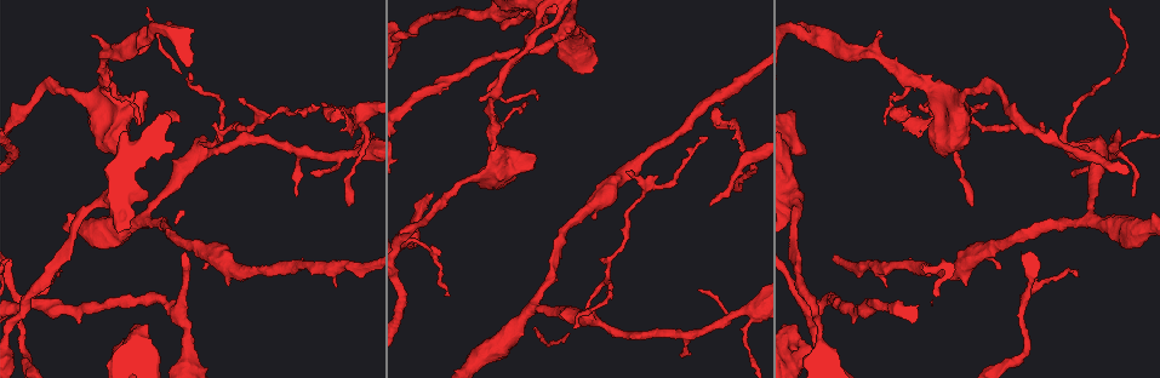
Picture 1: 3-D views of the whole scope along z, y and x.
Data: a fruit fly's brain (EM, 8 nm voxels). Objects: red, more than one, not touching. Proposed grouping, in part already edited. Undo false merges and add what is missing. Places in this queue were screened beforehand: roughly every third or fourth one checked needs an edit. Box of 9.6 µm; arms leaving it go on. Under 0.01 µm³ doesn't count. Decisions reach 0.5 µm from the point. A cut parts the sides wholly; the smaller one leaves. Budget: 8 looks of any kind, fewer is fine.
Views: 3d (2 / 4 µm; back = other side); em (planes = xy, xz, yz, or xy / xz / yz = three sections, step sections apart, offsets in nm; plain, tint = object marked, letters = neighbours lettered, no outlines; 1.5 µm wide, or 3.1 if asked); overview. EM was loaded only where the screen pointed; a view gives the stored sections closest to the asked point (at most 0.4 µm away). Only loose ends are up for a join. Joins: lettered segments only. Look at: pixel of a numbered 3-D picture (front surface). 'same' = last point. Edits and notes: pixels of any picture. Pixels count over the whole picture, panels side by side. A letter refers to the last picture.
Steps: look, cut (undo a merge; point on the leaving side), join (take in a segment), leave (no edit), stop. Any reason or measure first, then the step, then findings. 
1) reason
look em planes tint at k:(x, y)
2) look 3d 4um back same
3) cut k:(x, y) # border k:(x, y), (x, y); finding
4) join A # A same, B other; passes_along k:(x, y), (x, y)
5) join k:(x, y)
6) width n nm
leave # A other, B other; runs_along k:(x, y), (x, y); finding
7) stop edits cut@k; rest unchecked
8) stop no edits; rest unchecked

thick end
look em planes letters at 1:(544, 24)

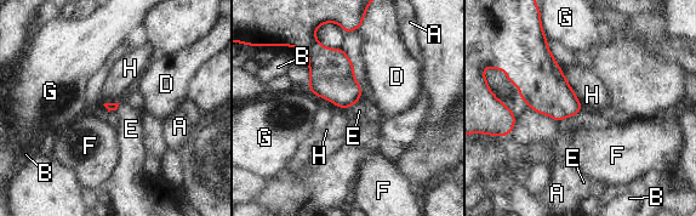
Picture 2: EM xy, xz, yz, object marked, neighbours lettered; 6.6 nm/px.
leave # A other, B other, D other, E other, F other, G other, H other; border 2:(359, 98), (349, 108); none of them fits

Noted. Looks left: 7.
abrupt turn
look 3d 4um at 1:(494, 96)

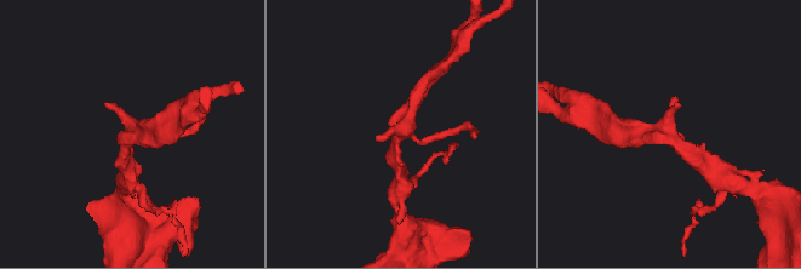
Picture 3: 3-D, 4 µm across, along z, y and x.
look em planes tint at 3:(669, 137)

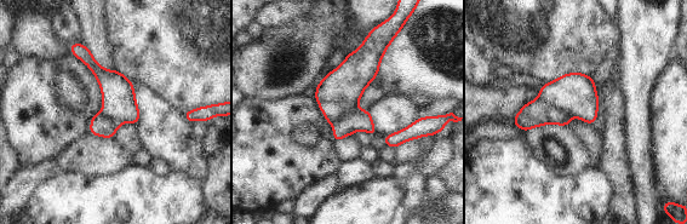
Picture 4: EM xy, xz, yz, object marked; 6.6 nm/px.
what lies round it
look em planes letters same

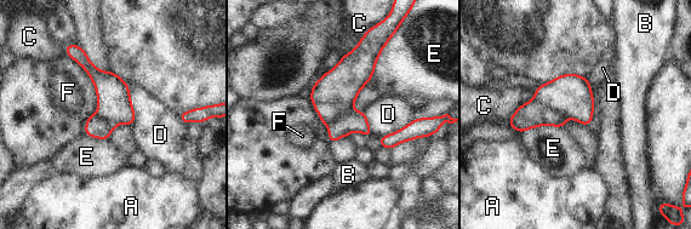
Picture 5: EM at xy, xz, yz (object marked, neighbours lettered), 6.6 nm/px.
longest_contact E 300 nm
cut 5:(571, 95) # A other, B other, C other, D other, E other, F other; two neurons meet here

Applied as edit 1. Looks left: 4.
redraw
look overview

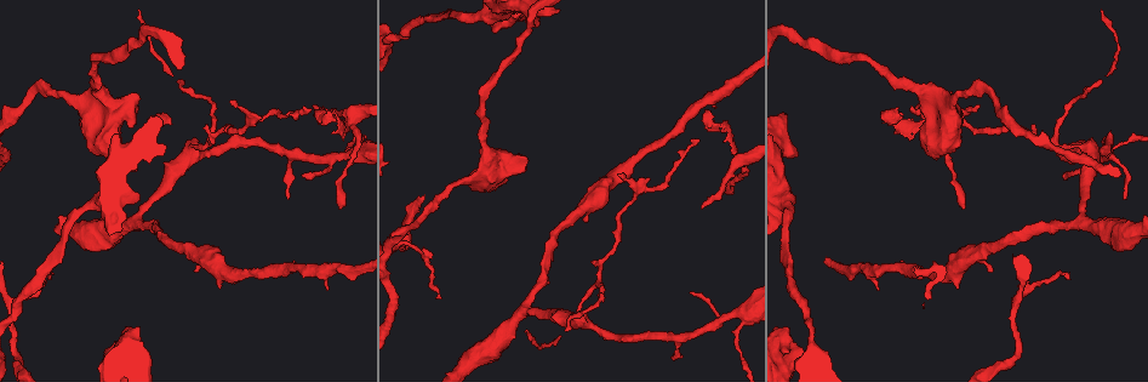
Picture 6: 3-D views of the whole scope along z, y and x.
thin end
look 3d 2um at 6:(440, 299)

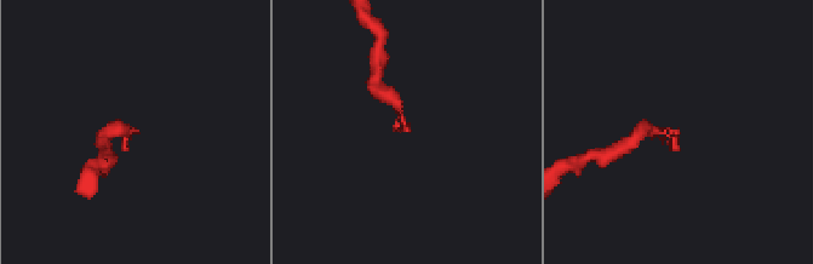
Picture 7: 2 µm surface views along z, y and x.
shape alone is not enough
look em xz step 8 tint at 7:(401, 128)

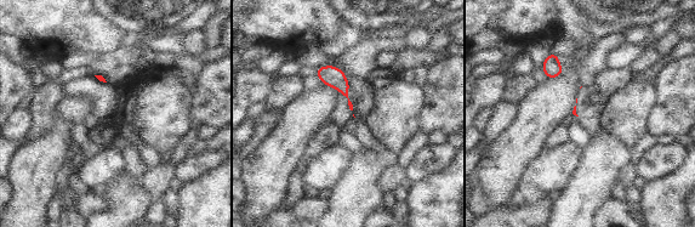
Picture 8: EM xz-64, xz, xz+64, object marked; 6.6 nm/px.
look em xy step 8 letters same

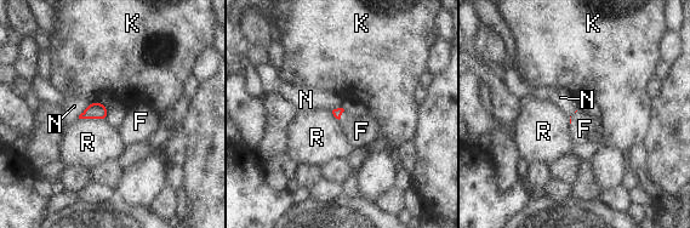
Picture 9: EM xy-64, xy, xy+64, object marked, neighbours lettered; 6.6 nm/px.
join F # F same, K other, N other, R other; passes_along 9:(337, 113), (341, 114), (361, 131); the neuron continues

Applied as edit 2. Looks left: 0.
stop edits cut@5, join@9; rest unchecked

